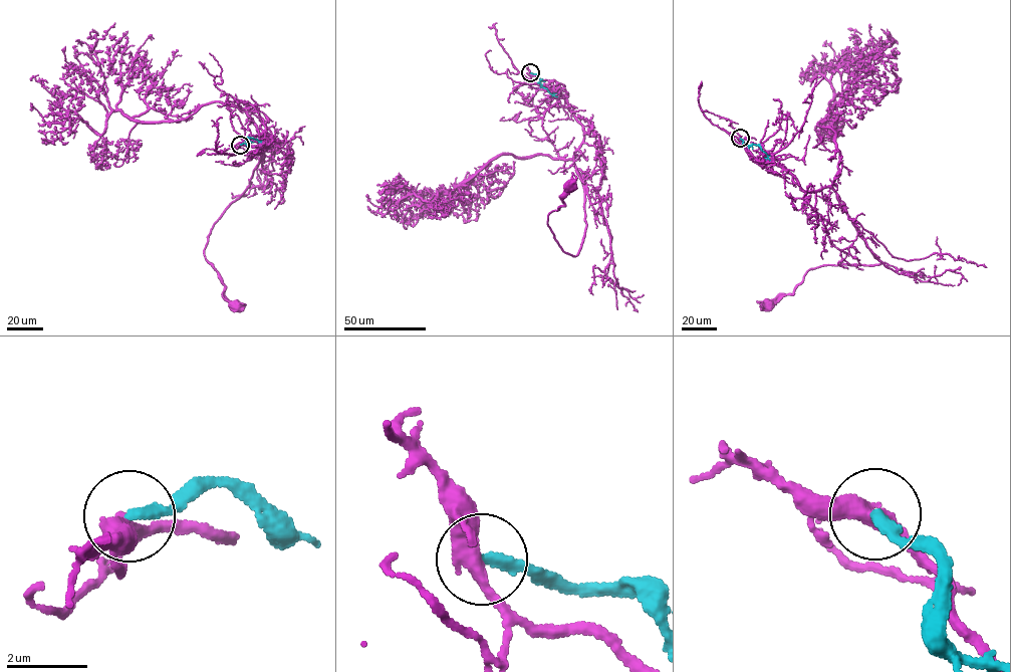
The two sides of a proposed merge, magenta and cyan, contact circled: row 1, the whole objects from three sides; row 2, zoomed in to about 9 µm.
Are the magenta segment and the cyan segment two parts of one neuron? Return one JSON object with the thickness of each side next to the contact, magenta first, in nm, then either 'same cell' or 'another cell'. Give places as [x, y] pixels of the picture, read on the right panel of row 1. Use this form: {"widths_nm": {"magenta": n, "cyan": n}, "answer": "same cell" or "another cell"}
{"widths_nm": {"magenta": 400, "cyan": 260}, "answer": "another cell"}

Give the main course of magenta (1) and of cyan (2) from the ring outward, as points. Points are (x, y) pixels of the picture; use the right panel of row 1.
1: (740, 138), (752, 158), (782, 166), (805, 191), (832, 189), (881, 262), (809, 268), (792, 293), (769, 303)
2: (740, 138), (744, 145), (757, 145), (769, 160)

